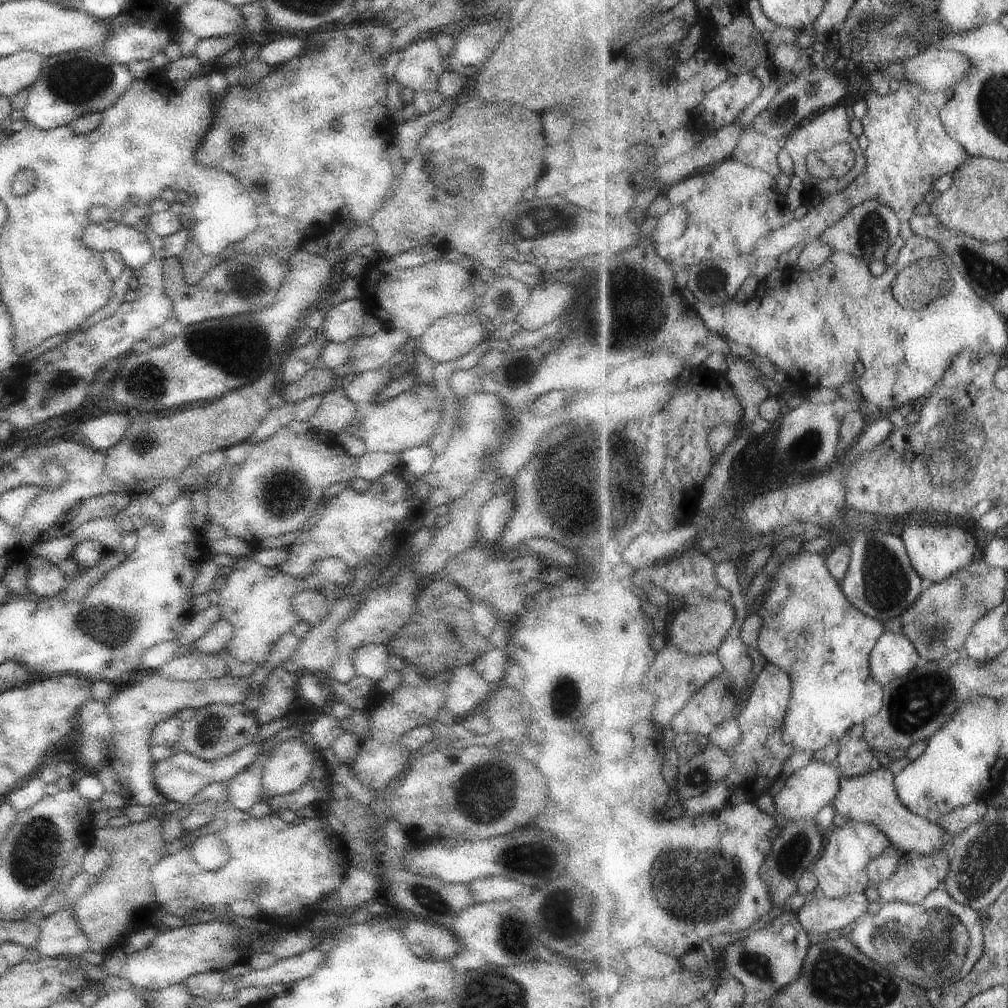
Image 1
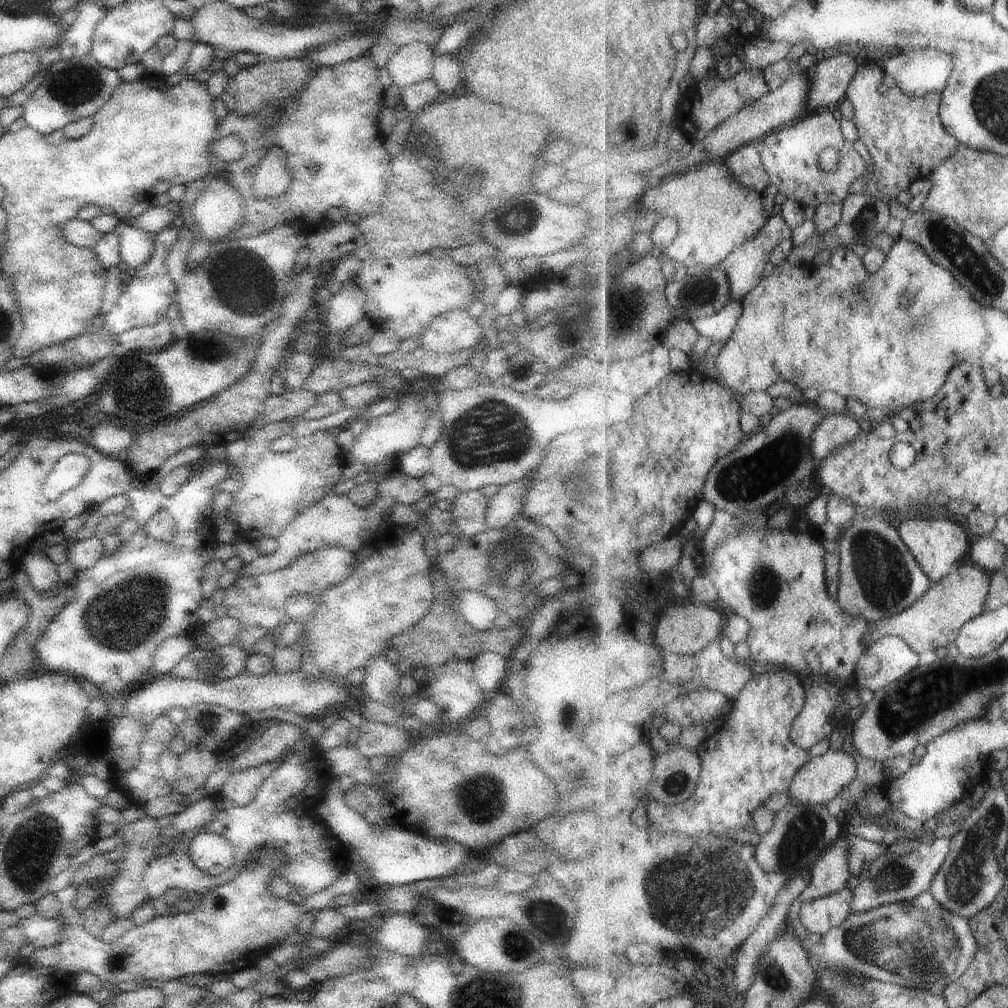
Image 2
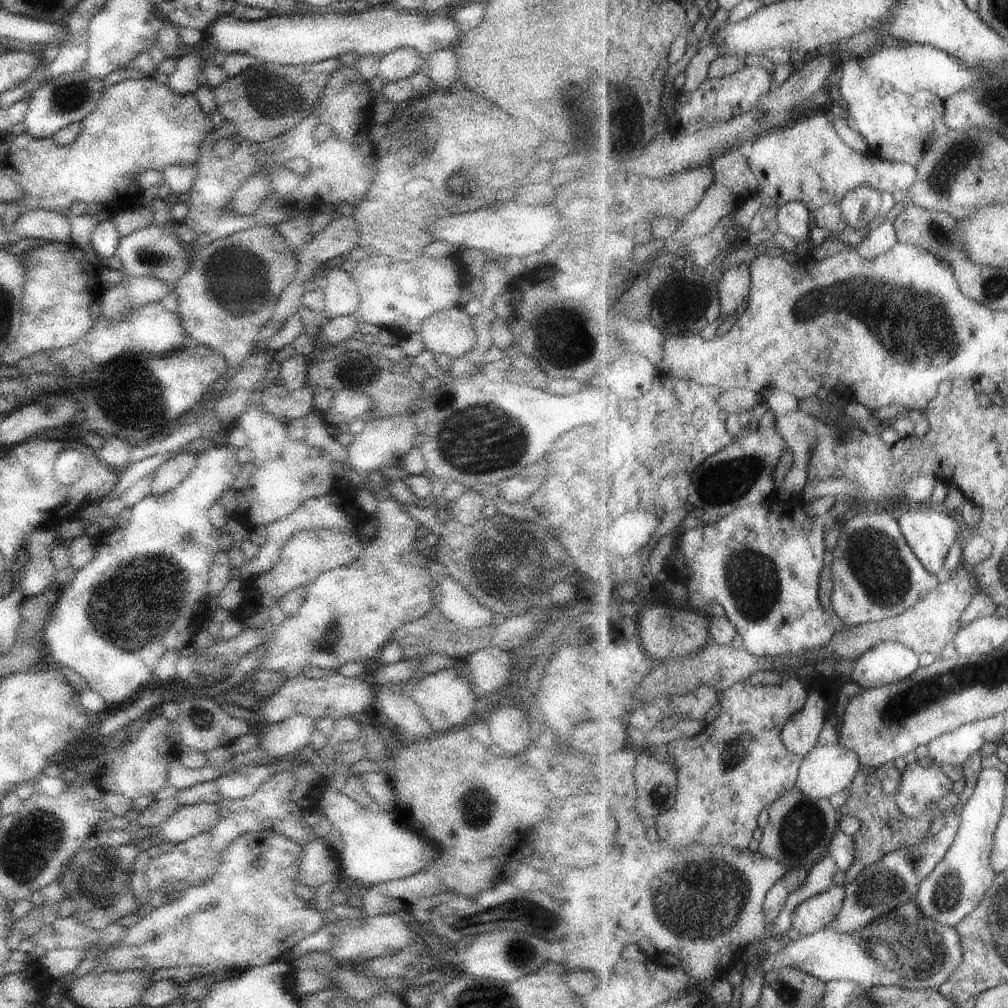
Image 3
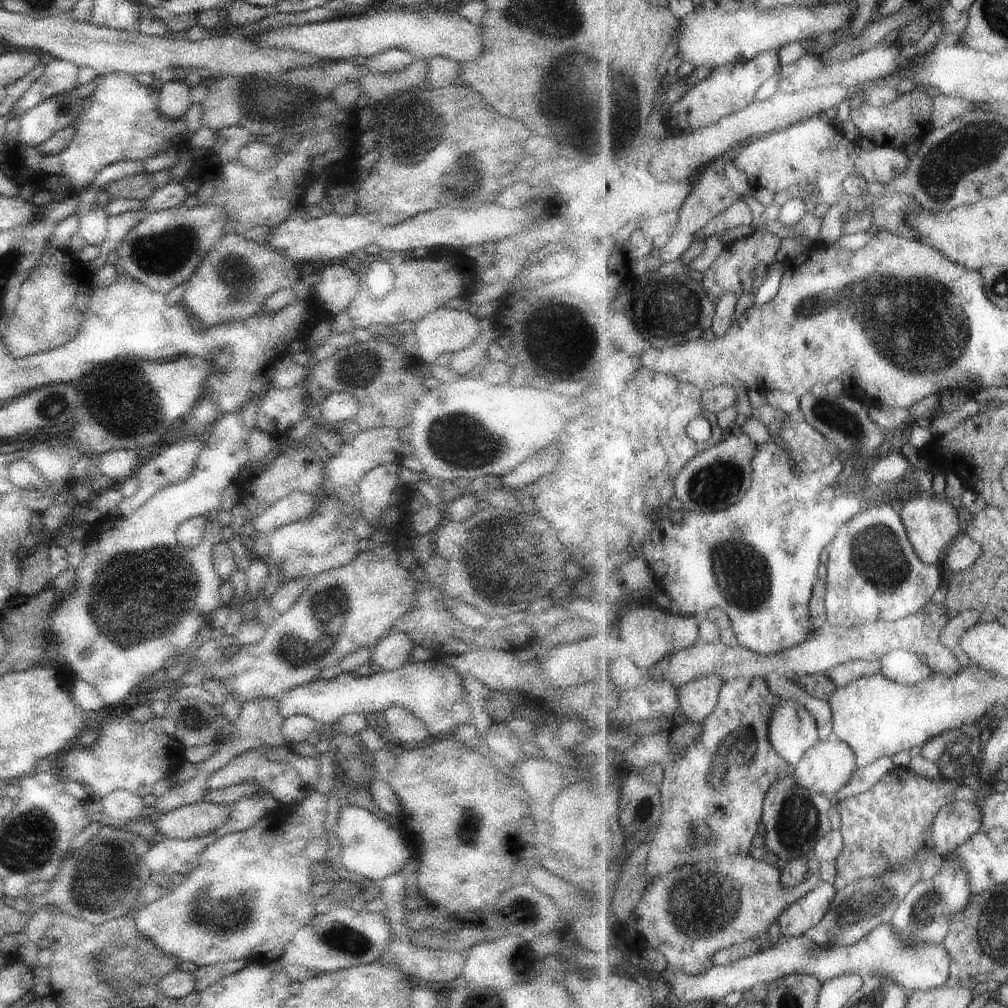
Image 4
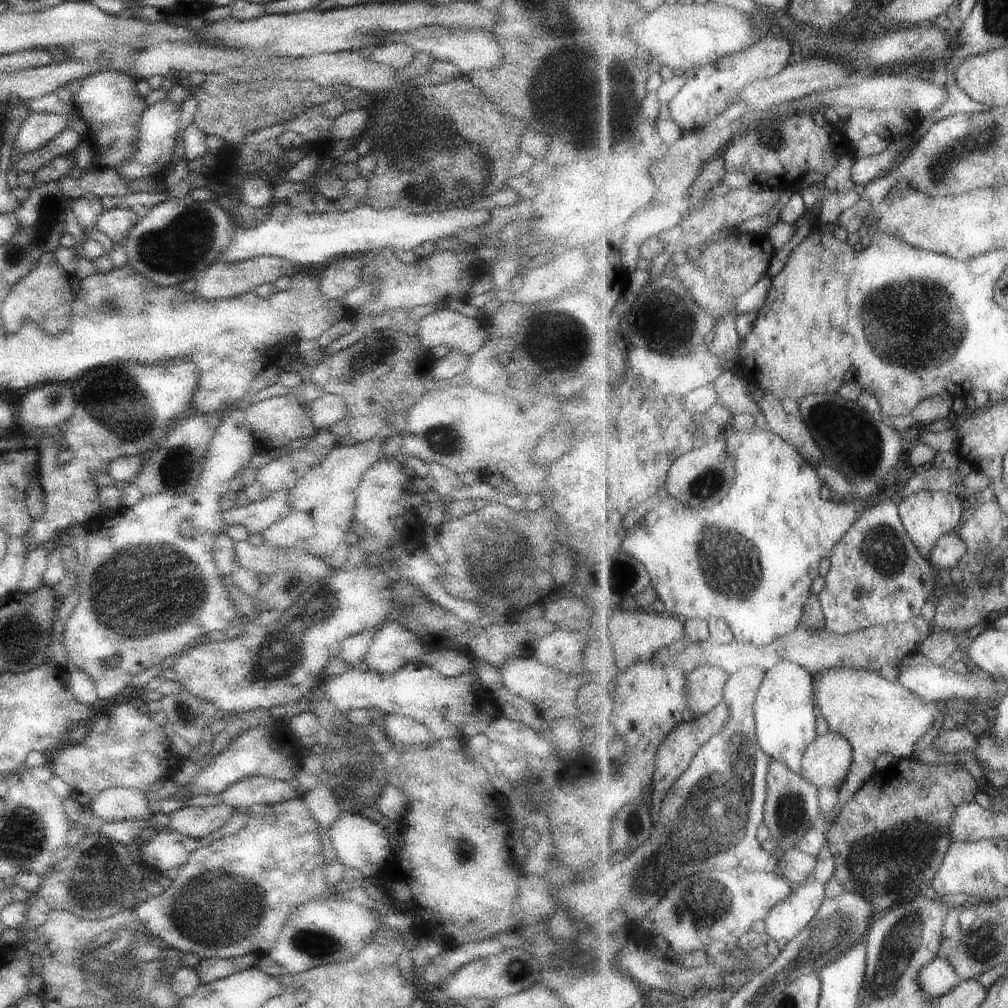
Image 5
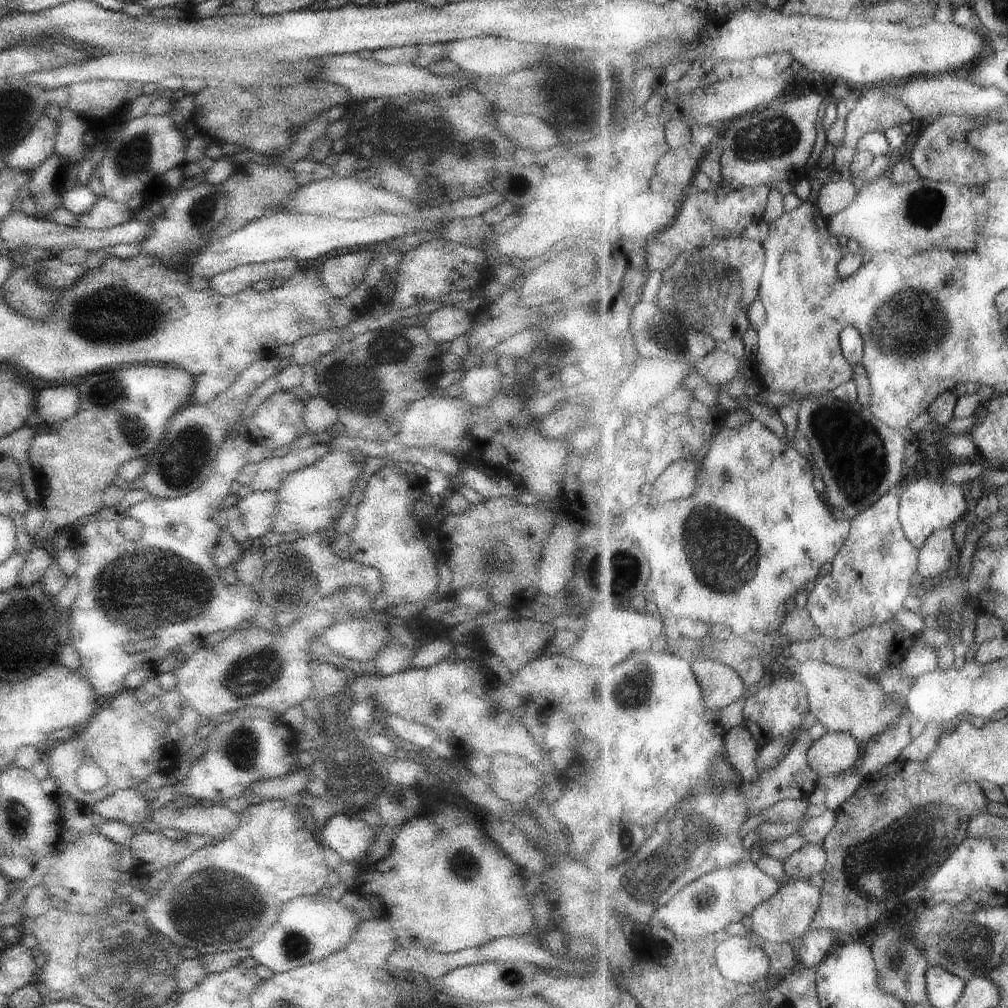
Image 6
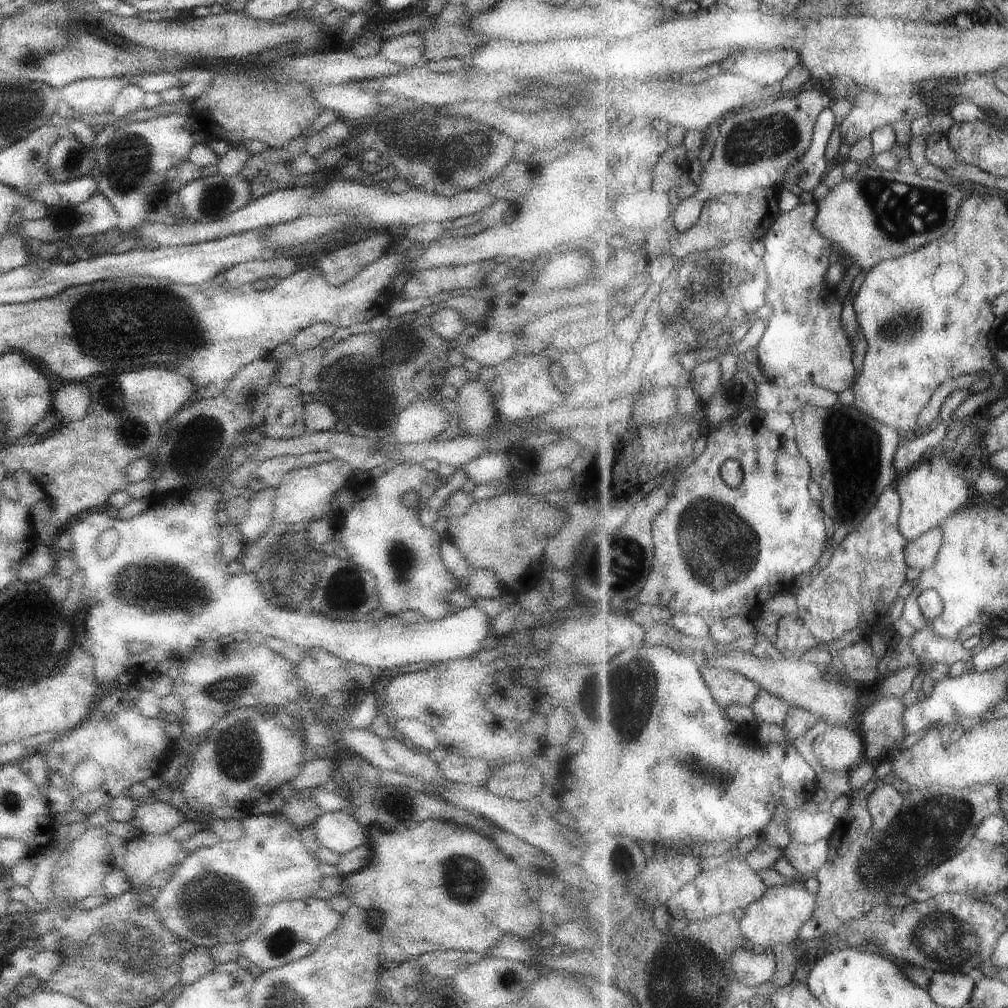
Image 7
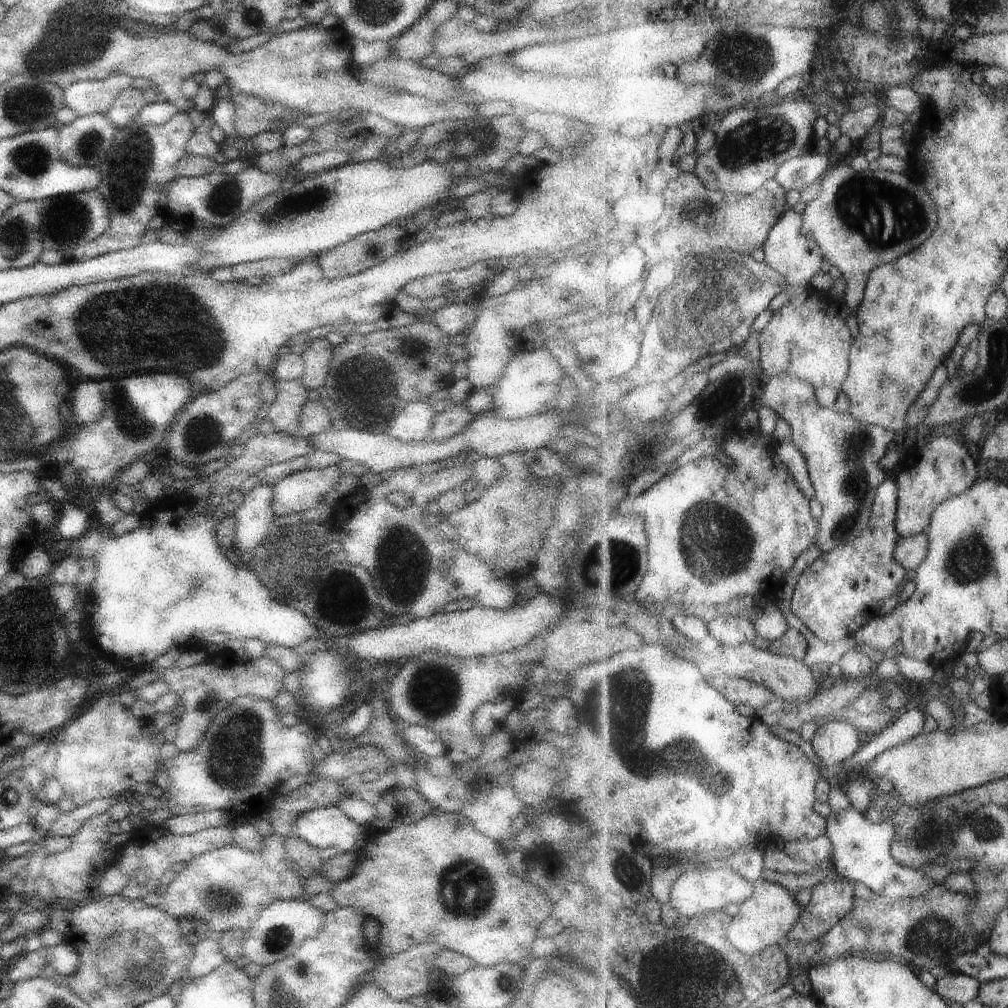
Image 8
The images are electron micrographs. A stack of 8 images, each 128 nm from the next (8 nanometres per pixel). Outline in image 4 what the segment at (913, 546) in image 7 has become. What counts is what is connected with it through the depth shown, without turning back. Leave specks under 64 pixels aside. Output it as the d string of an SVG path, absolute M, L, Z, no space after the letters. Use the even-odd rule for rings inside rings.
M963 533L949 545L949 556L945 556L943 567L952 572L963 571L975 564L981 558L983 551L983 546L977 540Z

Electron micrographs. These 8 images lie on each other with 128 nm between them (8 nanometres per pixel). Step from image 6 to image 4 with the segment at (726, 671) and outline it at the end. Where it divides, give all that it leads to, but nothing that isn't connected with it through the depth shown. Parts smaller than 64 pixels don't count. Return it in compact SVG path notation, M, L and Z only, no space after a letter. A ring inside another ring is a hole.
M709 674L688 682L678 689L679 711L685 720L703 723L716 711L720 702L720 692L724 687L724 677Z

